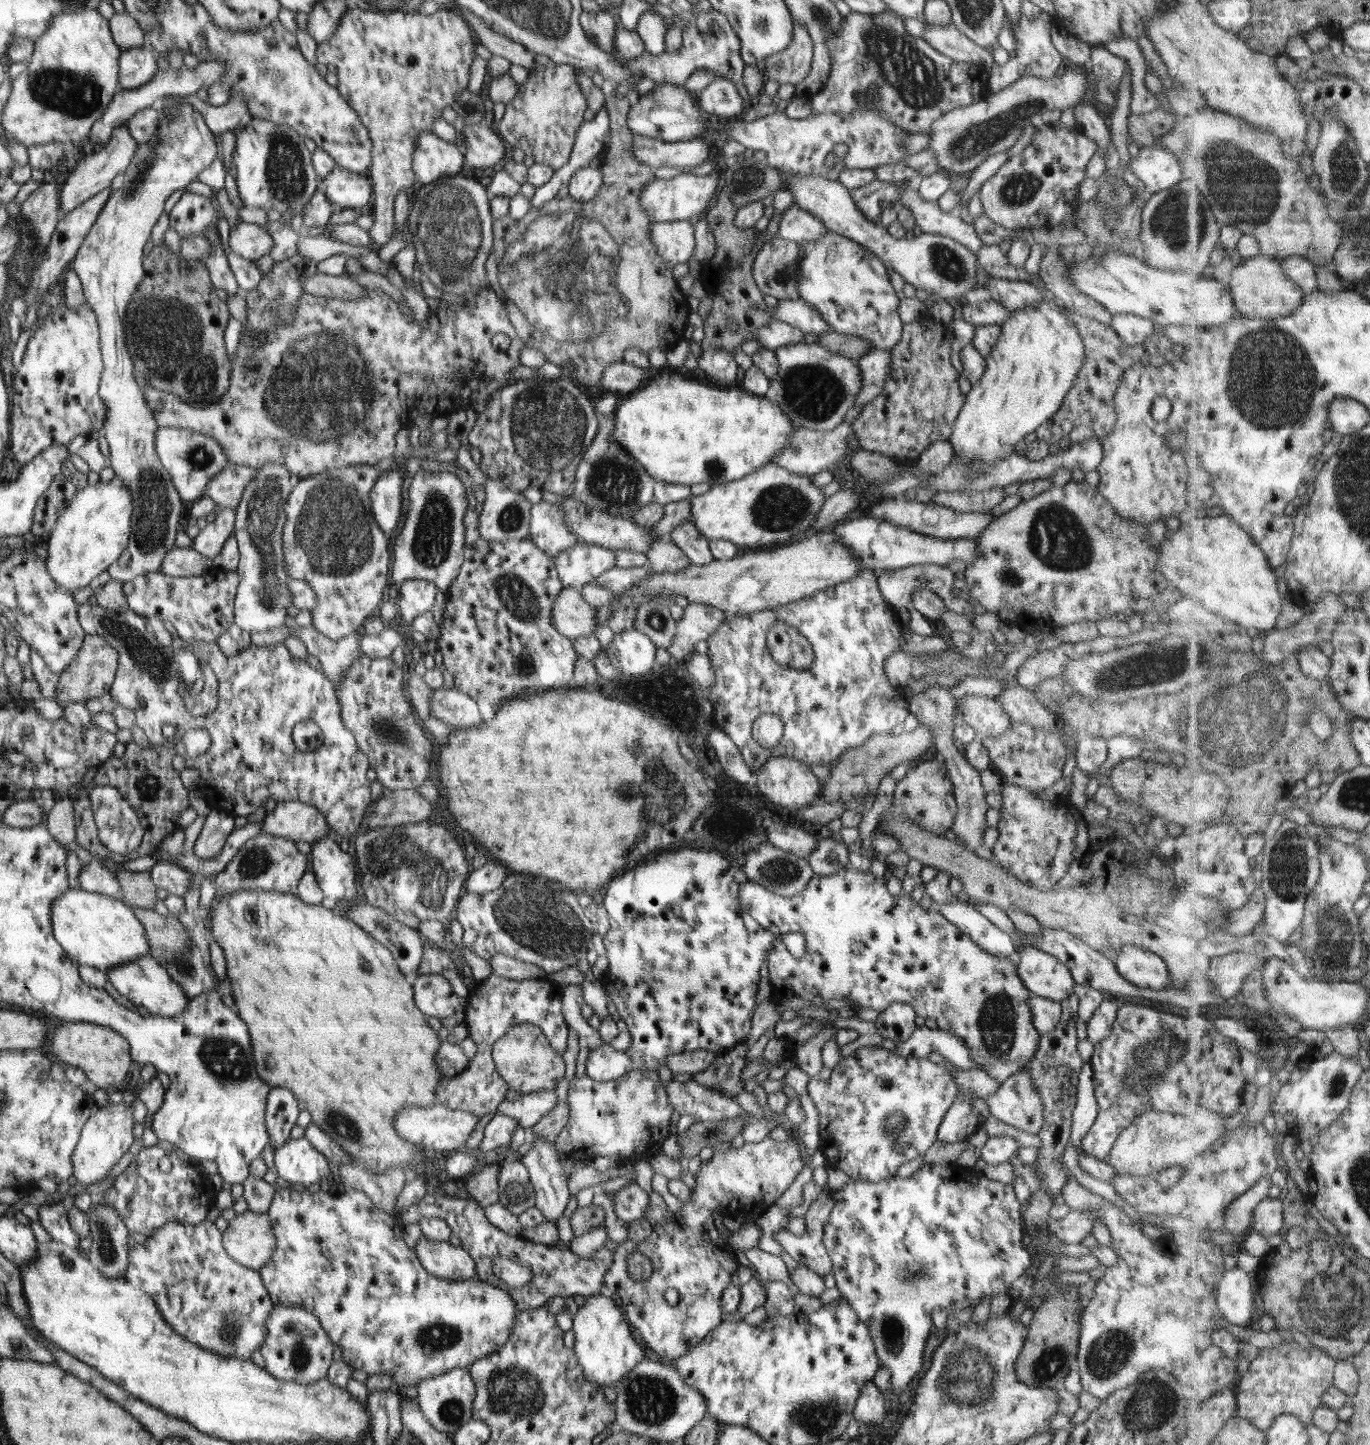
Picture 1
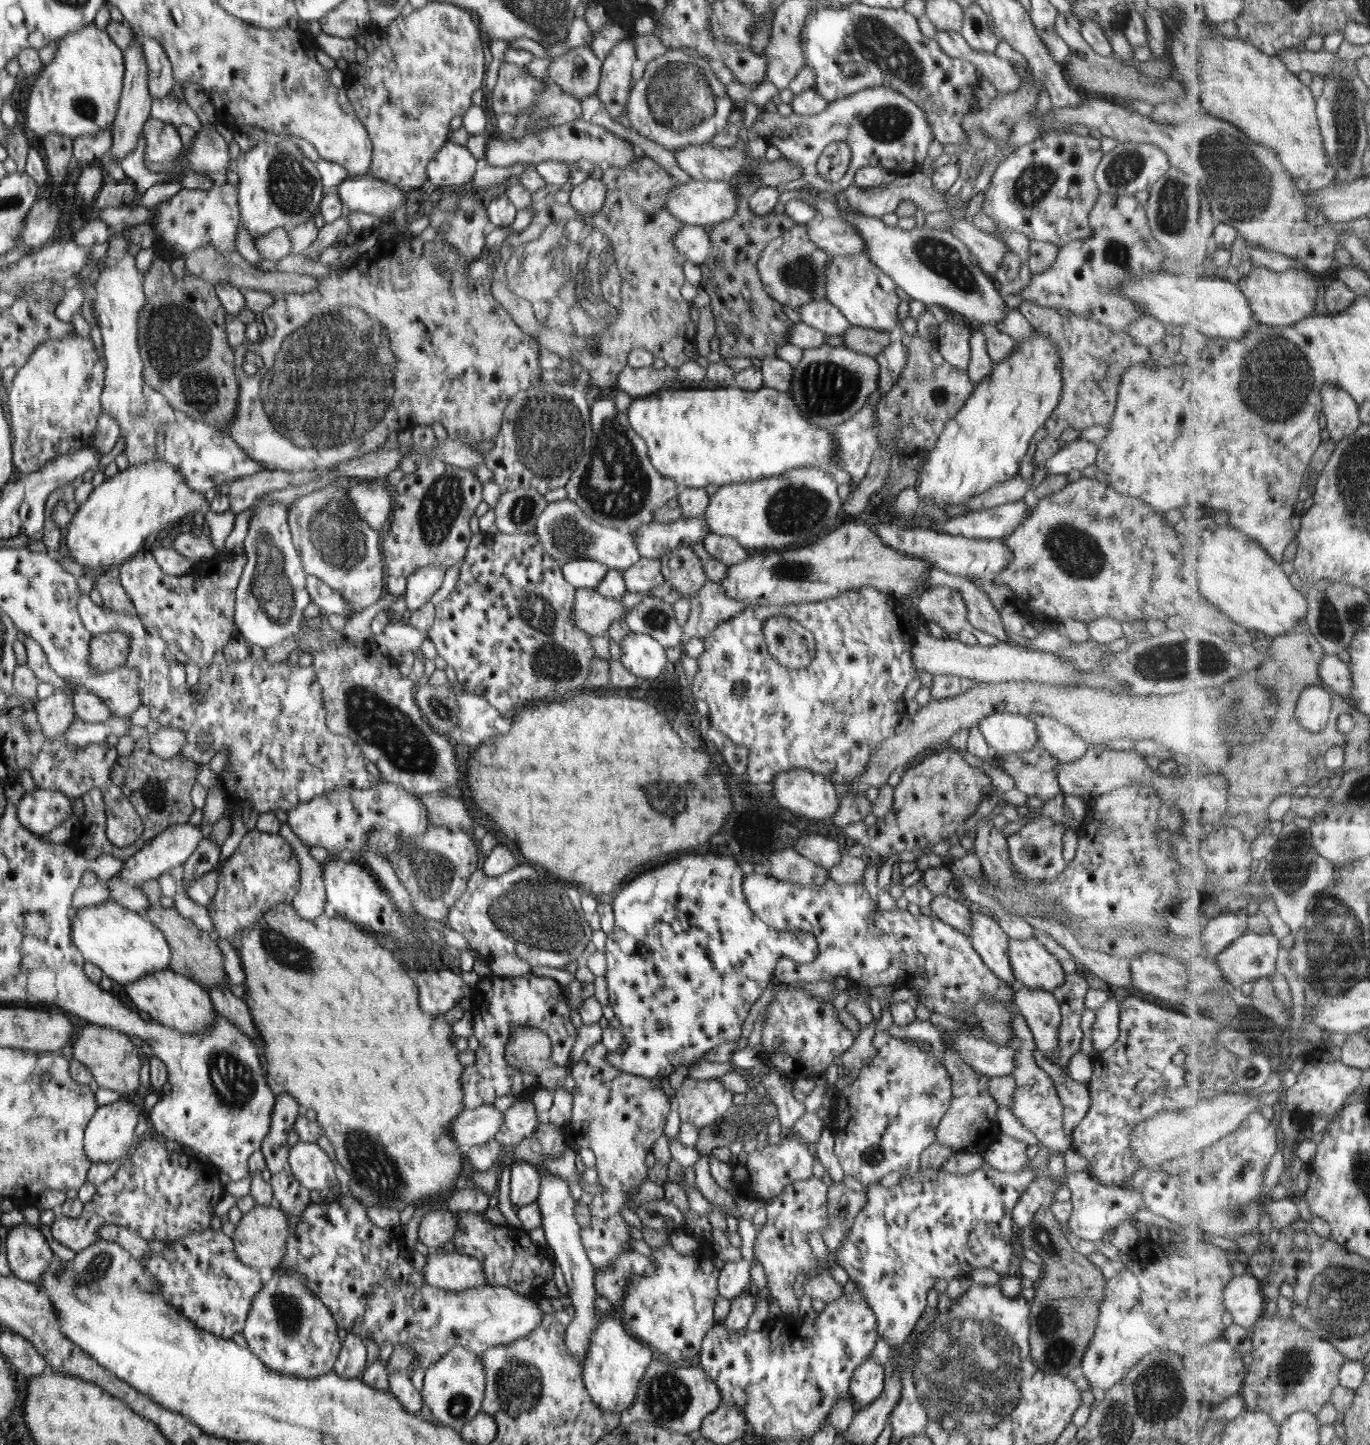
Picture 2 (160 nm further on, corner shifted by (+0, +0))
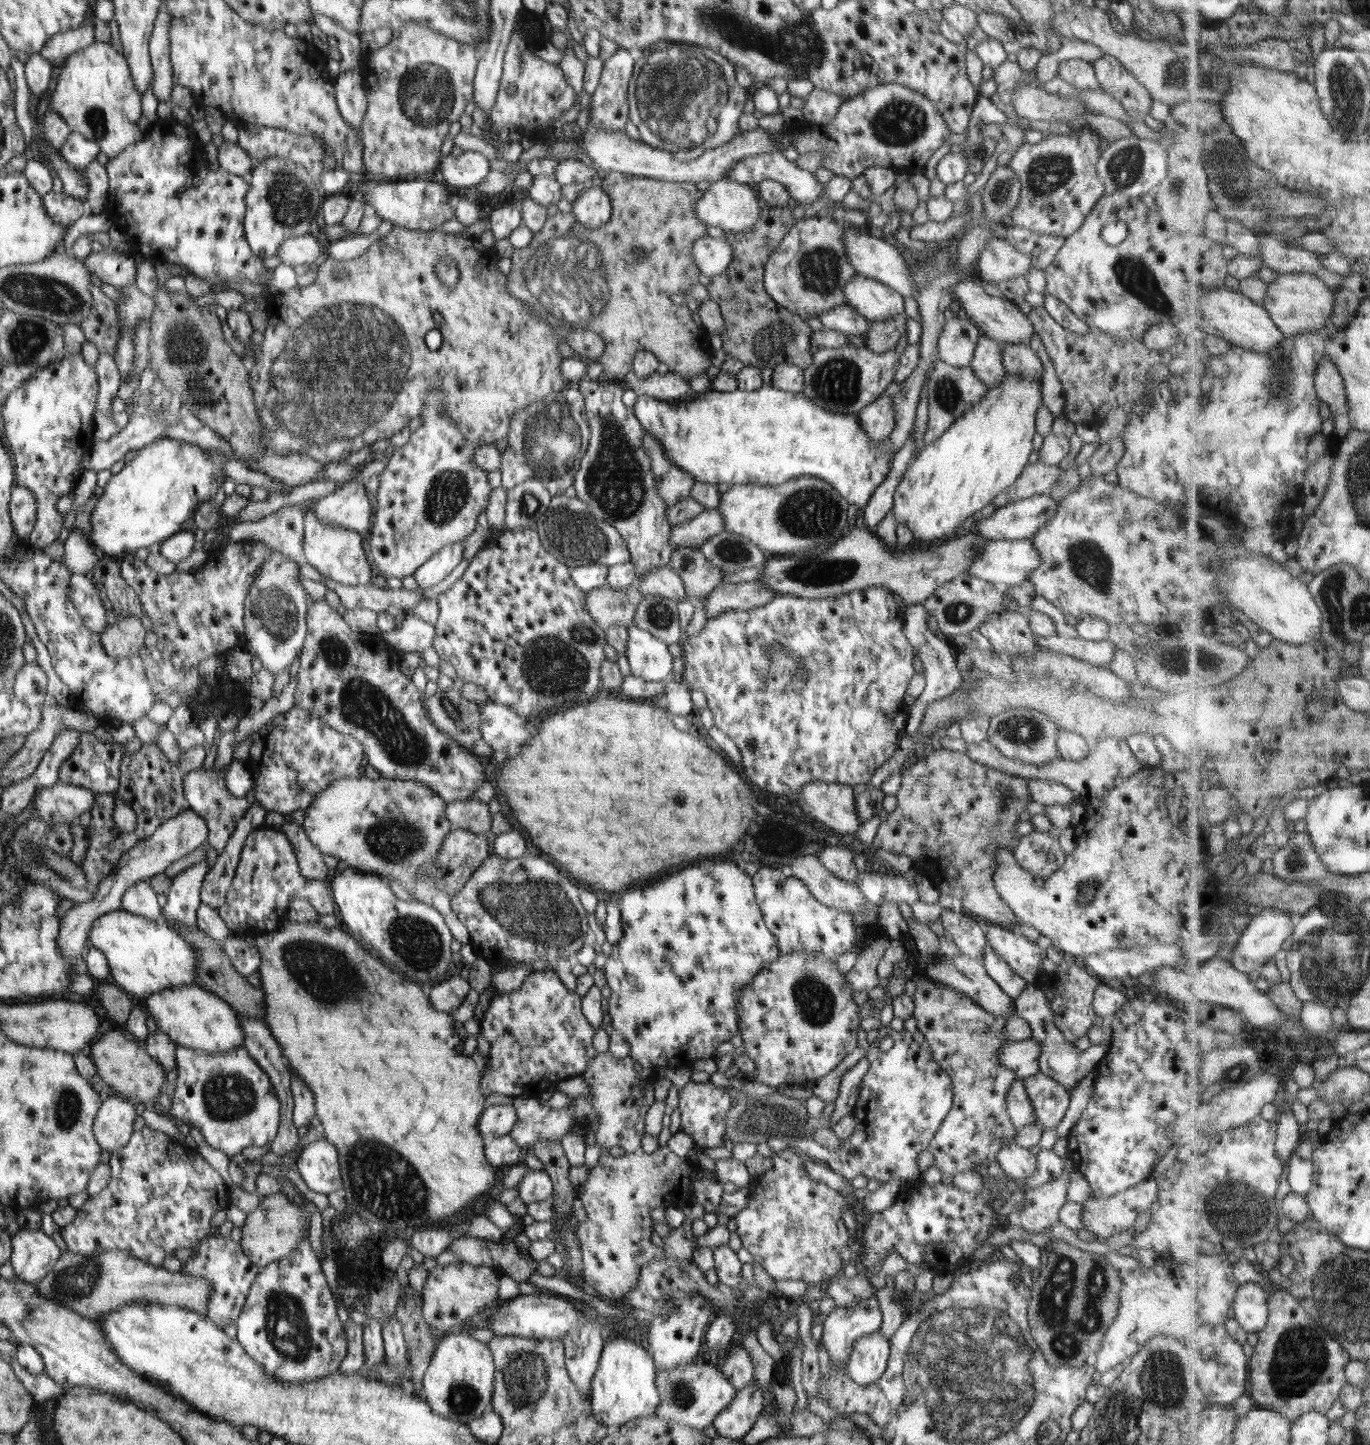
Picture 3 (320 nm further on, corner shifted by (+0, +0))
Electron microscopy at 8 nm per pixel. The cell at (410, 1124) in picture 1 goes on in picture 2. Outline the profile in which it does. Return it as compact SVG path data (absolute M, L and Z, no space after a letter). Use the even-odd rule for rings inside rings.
M493 1105L478 1106L462 1113L450 1123L450 1136L454 1144L463 1151L484 1145L496 1137L504 1123L504 1113Z

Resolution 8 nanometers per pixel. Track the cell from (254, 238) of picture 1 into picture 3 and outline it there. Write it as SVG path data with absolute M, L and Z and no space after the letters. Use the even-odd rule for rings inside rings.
M304 235L289 238L281 245L279 256L282 263L294 266L302 266L303 264L313 264L318 258L322 258L322 254L328 254L328 248L324 248L317 241L317 235Z

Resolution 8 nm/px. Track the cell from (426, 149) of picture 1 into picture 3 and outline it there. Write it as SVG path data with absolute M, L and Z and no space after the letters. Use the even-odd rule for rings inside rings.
M468 150L456 156L444 156L437 166L436 176L454 187L473 187L486 180L490 174L489 160L480 152Z

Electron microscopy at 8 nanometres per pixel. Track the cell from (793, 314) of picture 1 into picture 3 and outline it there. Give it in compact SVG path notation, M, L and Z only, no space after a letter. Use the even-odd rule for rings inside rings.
M848 304L823 312L819 319L826 329L841 332L843 335L864 335L871 327L871 322Z

